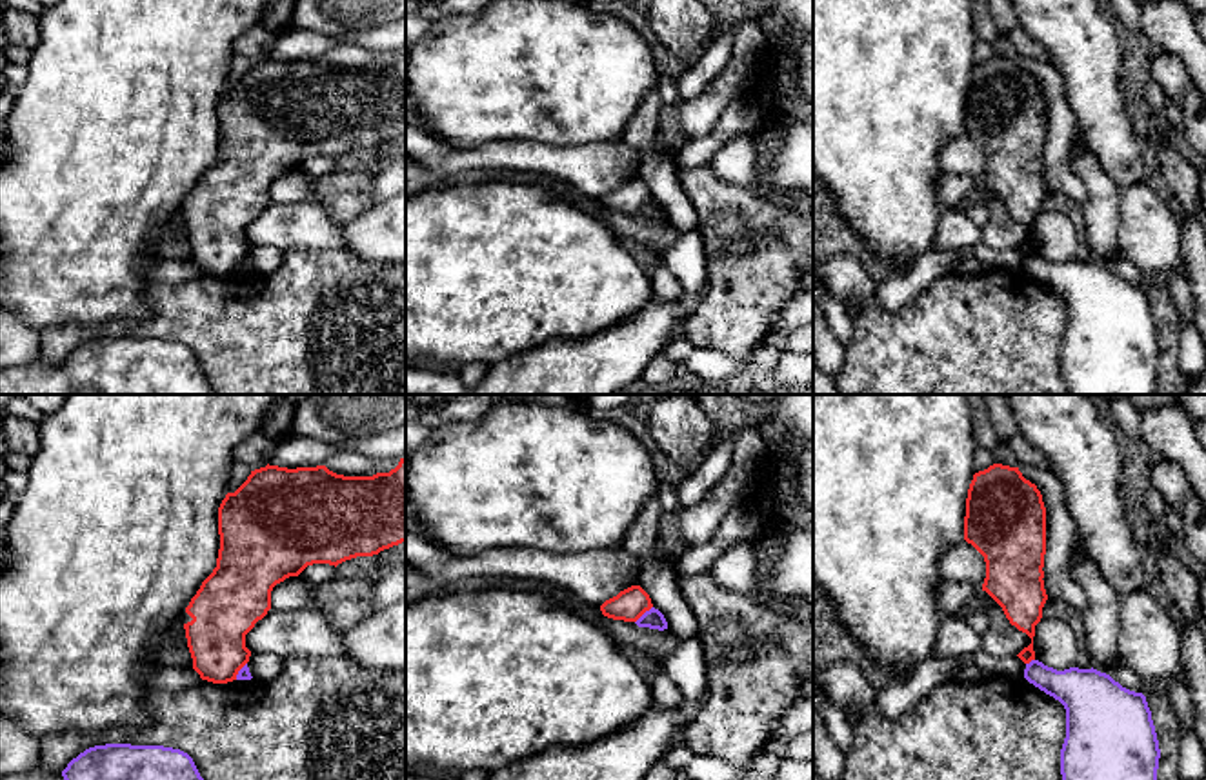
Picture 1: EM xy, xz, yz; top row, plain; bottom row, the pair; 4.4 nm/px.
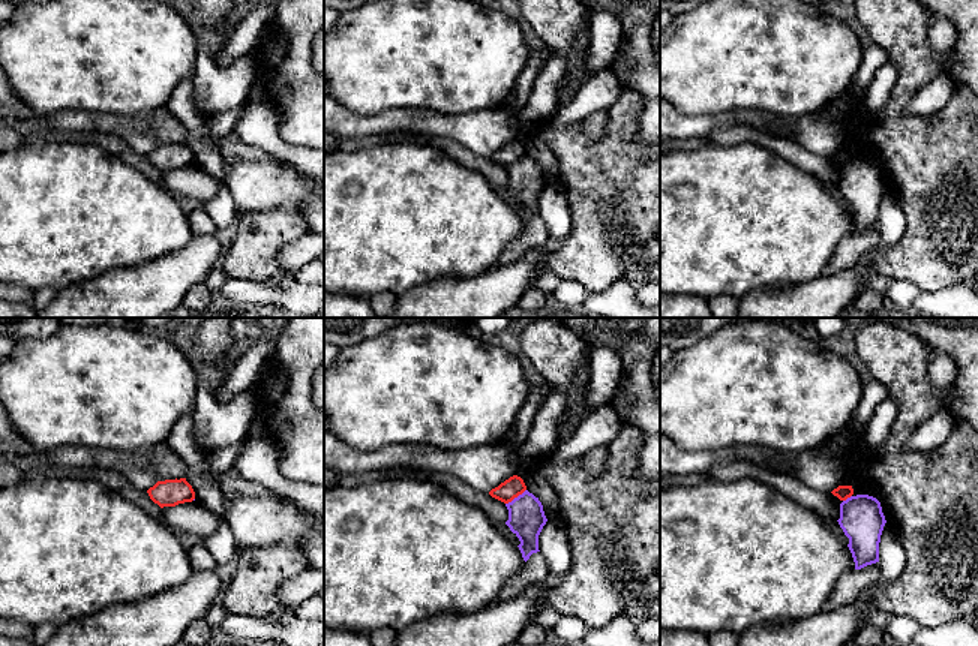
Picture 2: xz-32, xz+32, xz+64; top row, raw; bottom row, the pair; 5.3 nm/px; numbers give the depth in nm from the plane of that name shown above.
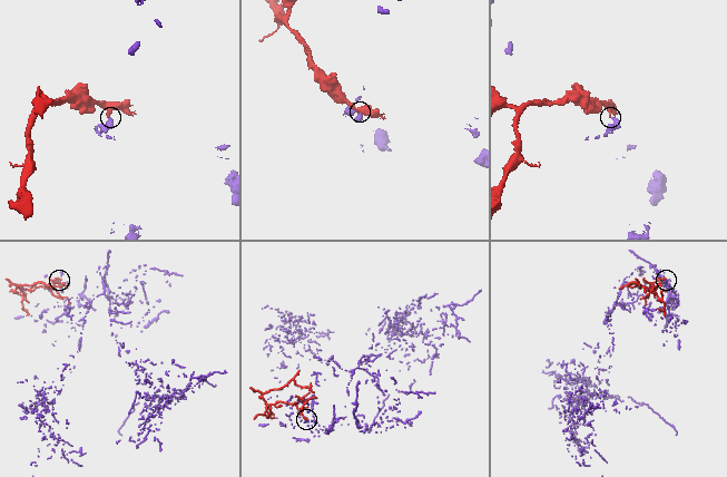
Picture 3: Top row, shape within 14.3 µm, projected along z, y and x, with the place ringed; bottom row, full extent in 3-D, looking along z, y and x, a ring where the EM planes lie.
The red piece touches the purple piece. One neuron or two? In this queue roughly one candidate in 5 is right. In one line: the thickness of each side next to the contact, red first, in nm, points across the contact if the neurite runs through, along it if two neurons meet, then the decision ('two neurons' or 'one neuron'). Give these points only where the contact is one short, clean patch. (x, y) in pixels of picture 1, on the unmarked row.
140/90 nm | along xz (652, 199), (635, 215) | two neurons

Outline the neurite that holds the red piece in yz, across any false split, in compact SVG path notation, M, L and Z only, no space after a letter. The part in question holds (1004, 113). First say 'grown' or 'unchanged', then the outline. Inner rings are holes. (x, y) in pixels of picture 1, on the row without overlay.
unchanged; M993 56L973 67L966 91L964 133L986 155L986 184L1019 224L1031 231L1017 249L1035 253L1035 218L1048 193L1044 182L1046 100L1019 60Z

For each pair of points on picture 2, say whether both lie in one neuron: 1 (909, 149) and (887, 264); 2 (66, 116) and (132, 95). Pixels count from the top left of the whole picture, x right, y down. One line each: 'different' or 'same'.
1: same
2: different

